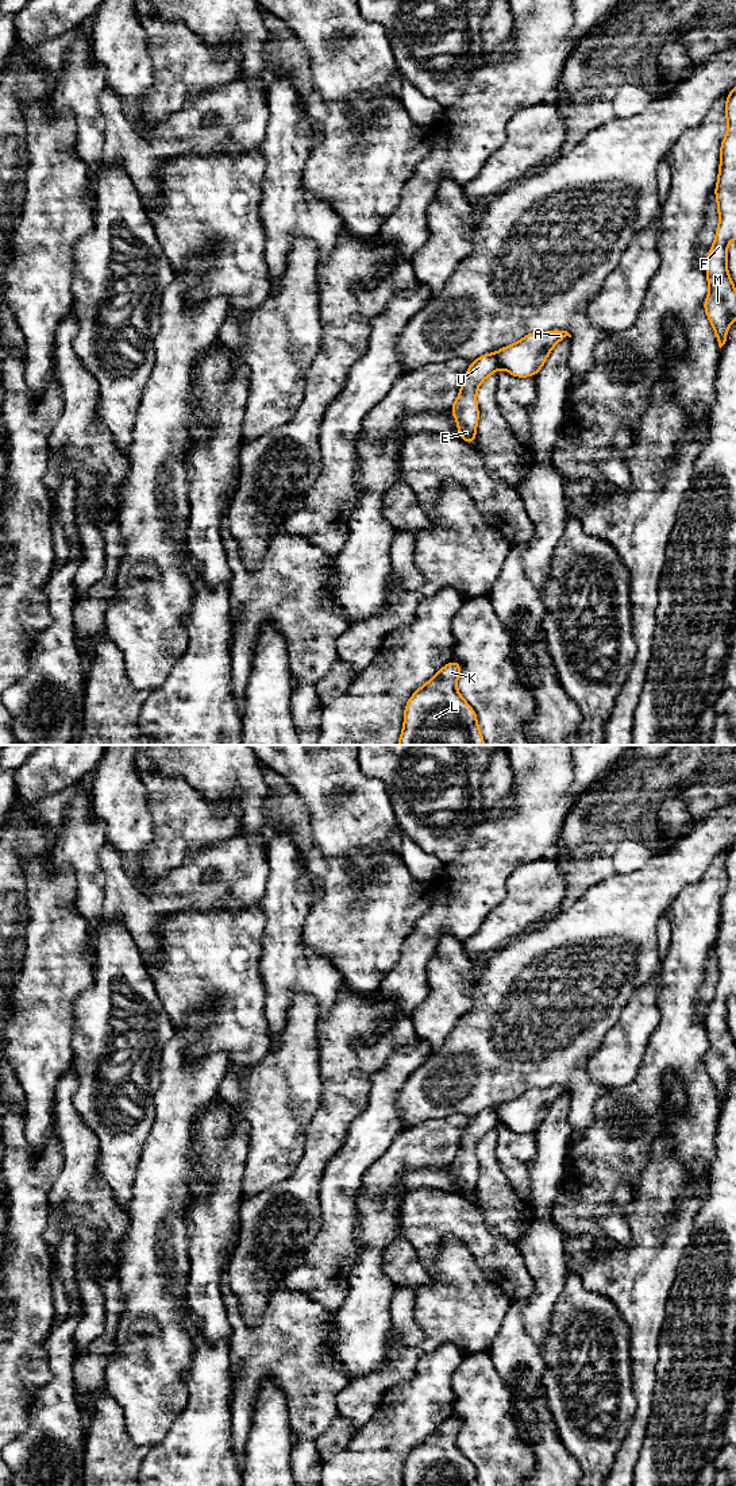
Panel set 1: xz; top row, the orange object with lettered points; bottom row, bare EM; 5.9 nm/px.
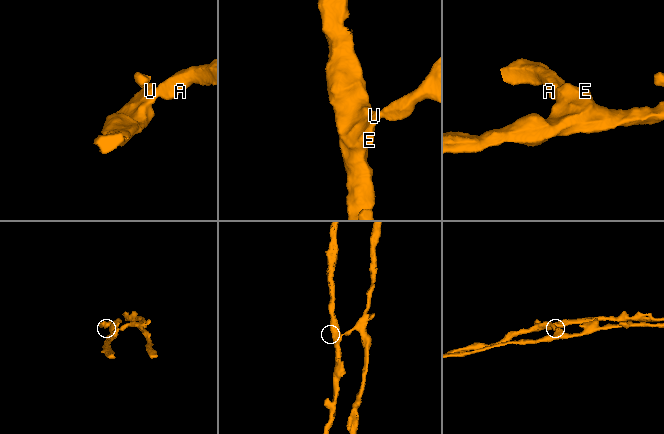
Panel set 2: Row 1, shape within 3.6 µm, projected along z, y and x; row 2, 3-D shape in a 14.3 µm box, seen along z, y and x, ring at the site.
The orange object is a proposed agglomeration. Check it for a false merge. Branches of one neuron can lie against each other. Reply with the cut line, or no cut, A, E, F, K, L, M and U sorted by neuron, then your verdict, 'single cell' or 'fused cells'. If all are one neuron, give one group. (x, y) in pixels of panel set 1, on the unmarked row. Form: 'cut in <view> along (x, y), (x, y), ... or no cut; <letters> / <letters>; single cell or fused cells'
cut in xz along (494, 1110), (500, 1122); A F M / E K L U; fused cells

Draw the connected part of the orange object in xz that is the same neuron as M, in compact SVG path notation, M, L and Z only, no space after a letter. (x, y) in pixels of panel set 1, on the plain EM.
M736 842L727 852L724 868L728 885L720 903L714 943L718 983L706 1012L709 1049L704 1057L704 1066L720 1104L725 1100L728 1085L736 1074L736 1043L727 1023L728 999L736 995Z

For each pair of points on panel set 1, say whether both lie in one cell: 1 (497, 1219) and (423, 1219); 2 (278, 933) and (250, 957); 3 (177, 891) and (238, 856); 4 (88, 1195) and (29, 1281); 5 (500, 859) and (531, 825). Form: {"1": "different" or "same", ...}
{"1": "different", "2": "different", "3": "same", "4": "different", "5": "same"}

